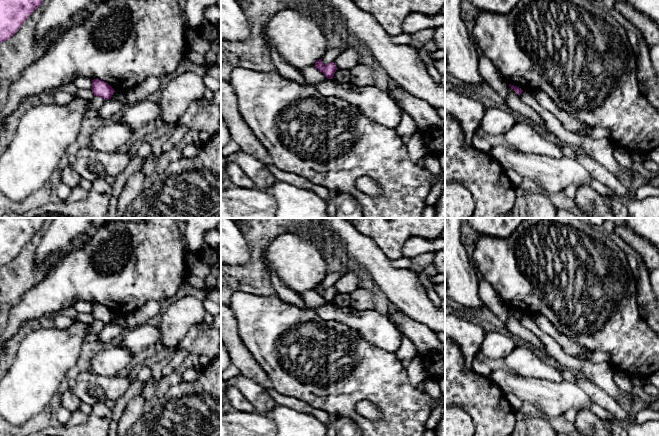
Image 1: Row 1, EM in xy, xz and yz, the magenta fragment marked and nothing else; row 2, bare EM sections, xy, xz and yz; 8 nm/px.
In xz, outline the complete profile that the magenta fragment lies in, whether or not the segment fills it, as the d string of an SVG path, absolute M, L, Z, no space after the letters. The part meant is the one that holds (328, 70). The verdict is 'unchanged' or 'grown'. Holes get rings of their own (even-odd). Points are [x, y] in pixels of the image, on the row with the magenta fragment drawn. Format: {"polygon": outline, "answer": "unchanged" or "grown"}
{"polygon": "M322 59L317 60L314 67L322 72L328 79L333 79L334 73L337 70L334 62L324 65Z", "answer": "unchanged"}

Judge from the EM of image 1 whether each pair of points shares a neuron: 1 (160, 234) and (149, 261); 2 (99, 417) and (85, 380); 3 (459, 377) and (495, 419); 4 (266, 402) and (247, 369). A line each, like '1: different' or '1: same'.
1: same
2: different
3: same
4: different

